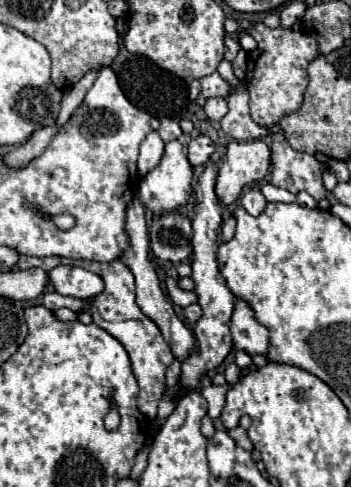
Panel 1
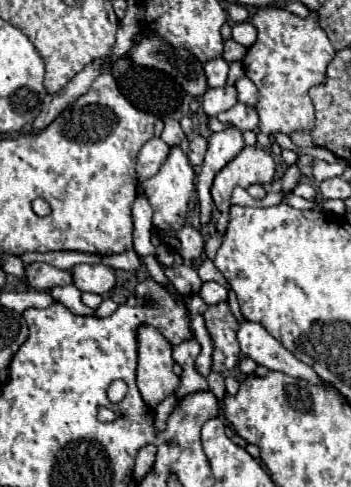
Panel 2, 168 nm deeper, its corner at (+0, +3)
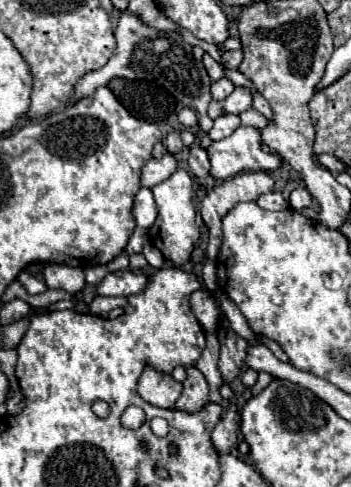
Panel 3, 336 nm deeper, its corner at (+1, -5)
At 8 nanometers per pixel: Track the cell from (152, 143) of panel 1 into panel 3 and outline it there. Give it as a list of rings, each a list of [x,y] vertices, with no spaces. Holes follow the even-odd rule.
[[[164,154],[162,158],[150,158],[144,166],[142,166],[142,186],[152,188],[160,182],[164,182],[172,172],[176,170],[176,158],[172,154]]]

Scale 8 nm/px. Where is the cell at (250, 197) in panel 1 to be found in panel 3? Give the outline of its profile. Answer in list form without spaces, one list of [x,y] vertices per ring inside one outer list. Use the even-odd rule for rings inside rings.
[[[266,192],[256,200],[256,204],[266,210],[284,210],[288,206],[288,202],[282,198],[280,192]]]

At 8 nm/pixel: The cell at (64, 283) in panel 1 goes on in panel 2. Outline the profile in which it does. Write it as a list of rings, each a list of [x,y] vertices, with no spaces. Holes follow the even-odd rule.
[[[79,264],[73,266],[73,284],[81,292],[93,292],[93,294],[107,294],[115,286],[115,272],[113,268],[105,264]]]

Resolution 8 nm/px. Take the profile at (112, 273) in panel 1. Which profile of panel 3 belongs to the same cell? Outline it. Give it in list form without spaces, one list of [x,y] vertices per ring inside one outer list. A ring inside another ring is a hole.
[[[146,366],[140,380],[138,380],[138,396],[152,406],[158,408],[172,408],[182,392],[182,384],[176,382],[172,376],[158,372],[152,366]]]

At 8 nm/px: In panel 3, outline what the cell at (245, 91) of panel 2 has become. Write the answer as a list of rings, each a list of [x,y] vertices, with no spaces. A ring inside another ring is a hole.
[[[248,108],[246,112],[242,112],[240,120],[242,120],[242,126],[250,126],[250,128],[260,128],[268,124],[268,120],[254,108]]]

